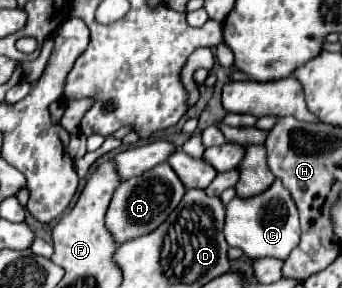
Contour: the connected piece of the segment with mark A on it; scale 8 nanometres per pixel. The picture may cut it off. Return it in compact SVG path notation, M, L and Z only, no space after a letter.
M161 163L161 167L153 167L153 171L145 171L145 175L131 177L117 187L111 199L105 223L109 231L113 231L113 237L117 239L117 243L121 245L129 239L147 235L153 229L157 229L173 211L173 207L177 207L183 195L185 195L185 185L177 177L177 173L171 169L169 163Z

